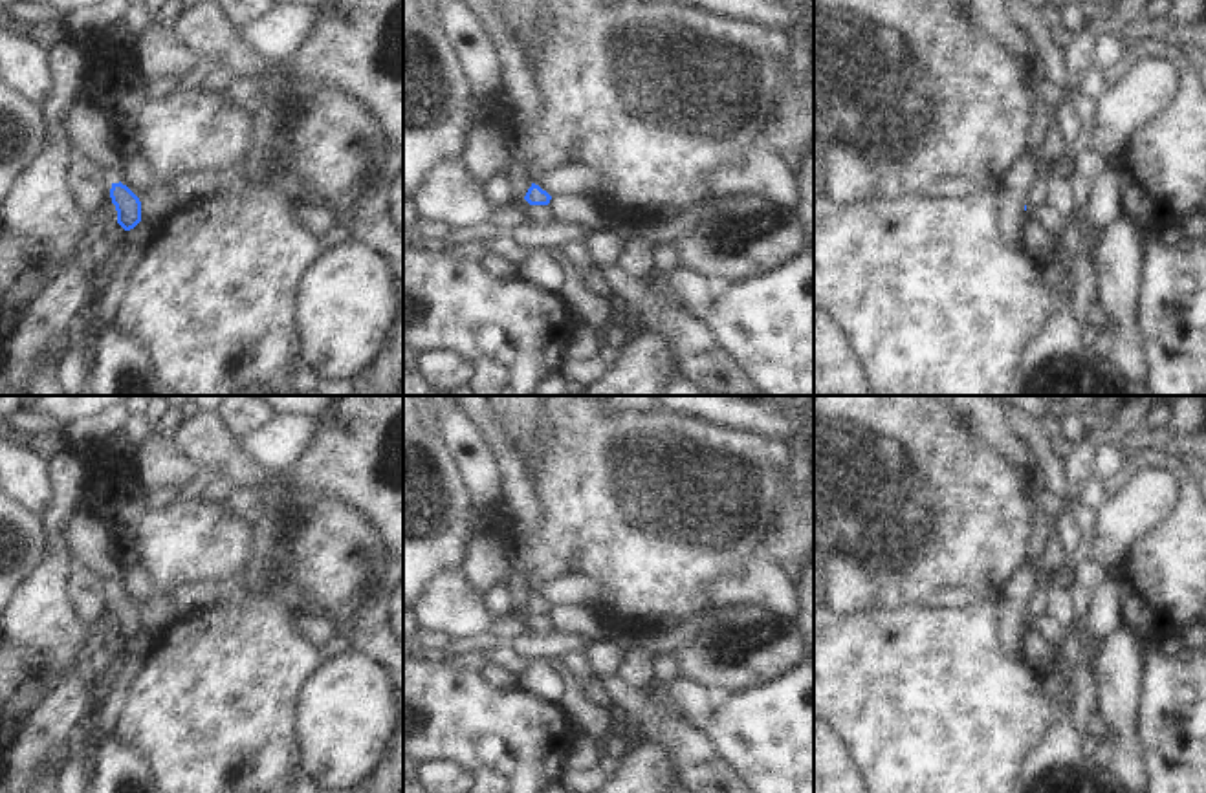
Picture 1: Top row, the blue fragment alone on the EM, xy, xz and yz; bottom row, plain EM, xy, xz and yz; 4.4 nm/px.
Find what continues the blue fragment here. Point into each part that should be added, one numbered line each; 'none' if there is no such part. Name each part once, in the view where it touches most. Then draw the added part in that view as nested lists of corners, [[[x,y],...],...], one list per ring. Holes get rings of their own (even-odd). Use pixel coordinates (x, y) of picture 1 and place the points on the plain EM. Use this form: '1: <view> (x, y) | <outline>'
1: xy (87, 537) | [[[81,504],[66,520],[64,540],[73,560],[99,577],[112,593],[119,593],[125,582],[123,571],[108,557],[108,527],[84,504]]]

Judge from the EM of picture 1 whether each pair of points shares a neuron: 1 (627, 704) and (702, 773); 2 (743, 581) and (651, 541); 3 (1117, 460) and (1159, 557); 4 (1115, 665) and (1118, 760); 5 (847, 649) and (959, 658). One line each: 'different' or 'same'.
1: same
2: different
3: different
4: same
5: same

